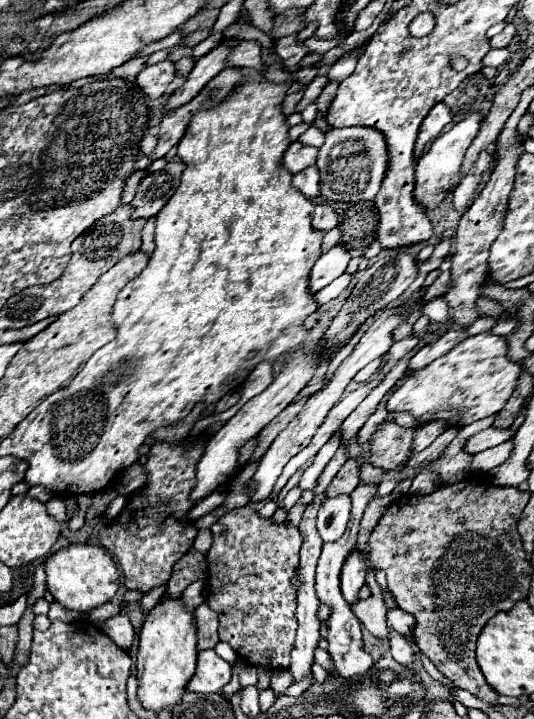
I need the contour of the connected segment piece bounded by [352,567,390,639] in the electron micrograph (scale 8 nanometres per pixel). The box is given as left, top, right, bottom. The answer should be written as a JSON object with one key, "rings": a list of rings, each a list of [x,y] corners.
{"rings":[[[368,567],[368,575],[366,575],[366,585],[372,587],[372,595],[366,601],[356,601],[352,603],[352,611],[356,613],[356,617],[360,619],[360,623],[376,637],[390,637],[388,635],[388,627],[386,627],[386,605],[384,605],[384,597],[382,591],[374,579],[374,571],[372,567]]]}

